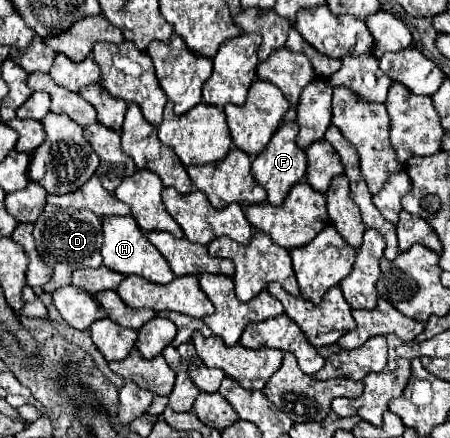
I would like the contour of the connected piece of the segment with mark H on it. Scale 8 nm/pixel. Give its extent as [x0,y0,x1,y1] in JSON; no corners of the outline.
[102,215,176,283]

